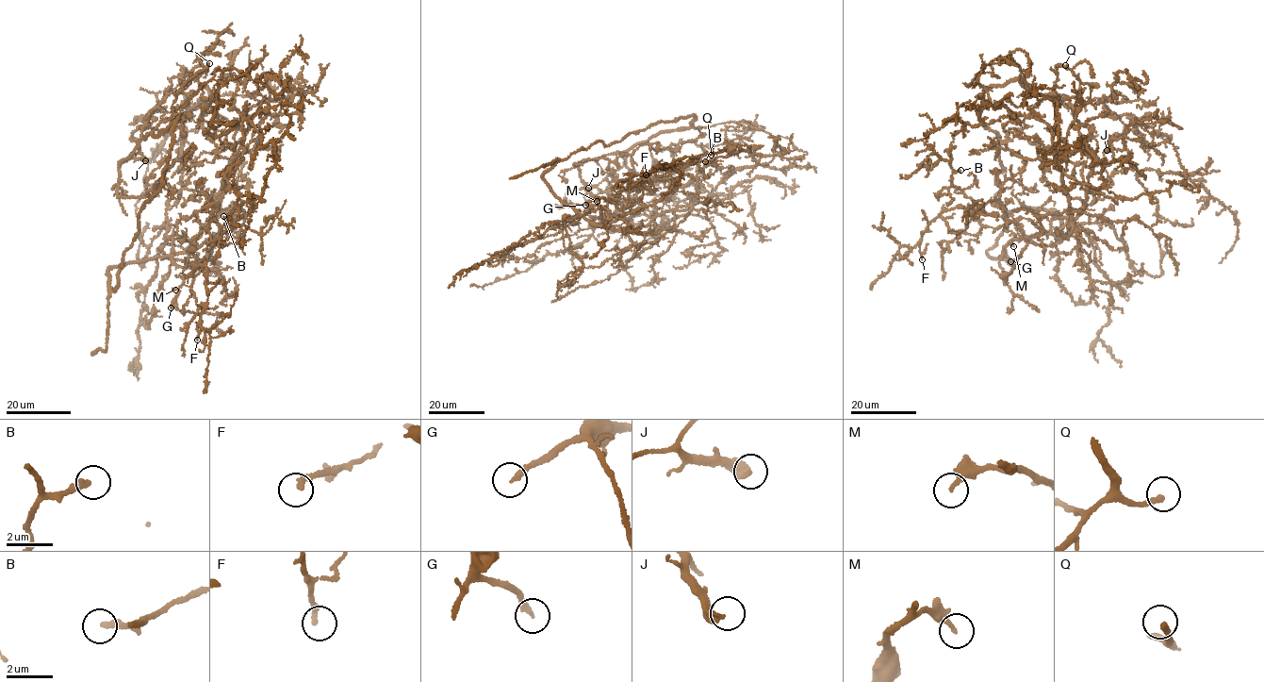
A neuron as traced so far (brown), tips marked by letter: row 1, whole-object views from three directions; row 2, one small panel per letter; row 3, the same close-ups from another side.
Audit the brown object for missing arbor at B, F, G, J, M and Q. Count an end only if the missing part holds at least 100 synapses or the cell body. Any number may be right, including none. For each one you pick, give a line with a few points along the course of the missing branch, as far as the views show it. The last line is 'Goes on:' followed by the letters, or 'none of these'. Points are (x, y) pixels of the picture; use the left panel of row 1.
G: (171, 307), (171, 320), (146, 344), (142, 372), (144, 387), (134, 394)
Q: (209, 63), (214, 49), (230, 48), (266, 31), (267, 41), (255, 46)
Goes on: G, Q

